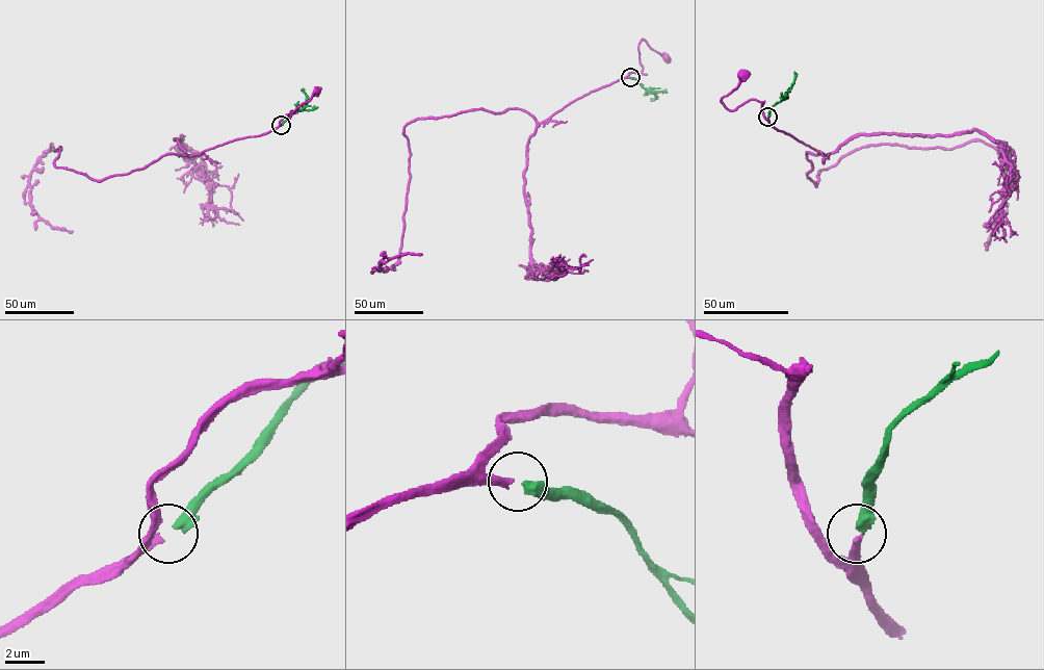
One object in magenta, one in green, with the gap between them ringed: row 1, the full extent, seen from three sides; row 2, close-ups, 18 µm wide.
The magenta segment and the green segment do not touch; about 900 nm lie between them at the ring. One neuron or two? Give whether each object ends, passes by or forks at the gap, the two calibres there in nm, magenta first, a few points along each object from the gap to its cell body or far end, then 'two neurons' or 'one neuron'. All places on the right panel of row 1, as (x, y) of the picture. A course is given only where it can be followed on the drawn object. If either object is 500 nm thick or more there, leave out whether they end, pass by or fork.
340 nm thick on the magenta side, 500 nm on the other; magenta runs (768, 118), (758, 101), (749, 100), (732, 110), (721, 101), (736, 87), (741, 74); green runs (768, 117), (771, 108), (785, 97), (793, 82), (794, 73); one neuron

